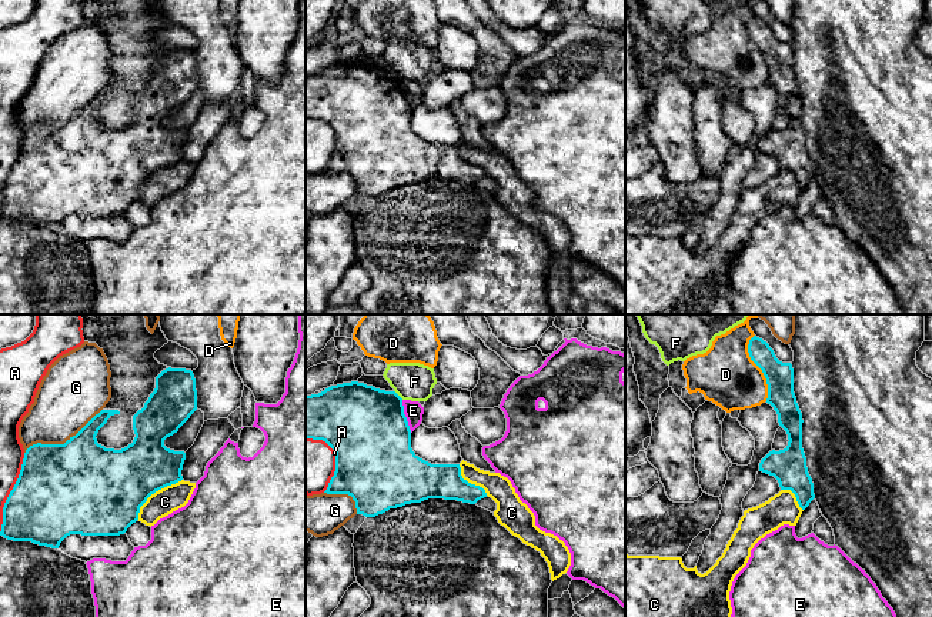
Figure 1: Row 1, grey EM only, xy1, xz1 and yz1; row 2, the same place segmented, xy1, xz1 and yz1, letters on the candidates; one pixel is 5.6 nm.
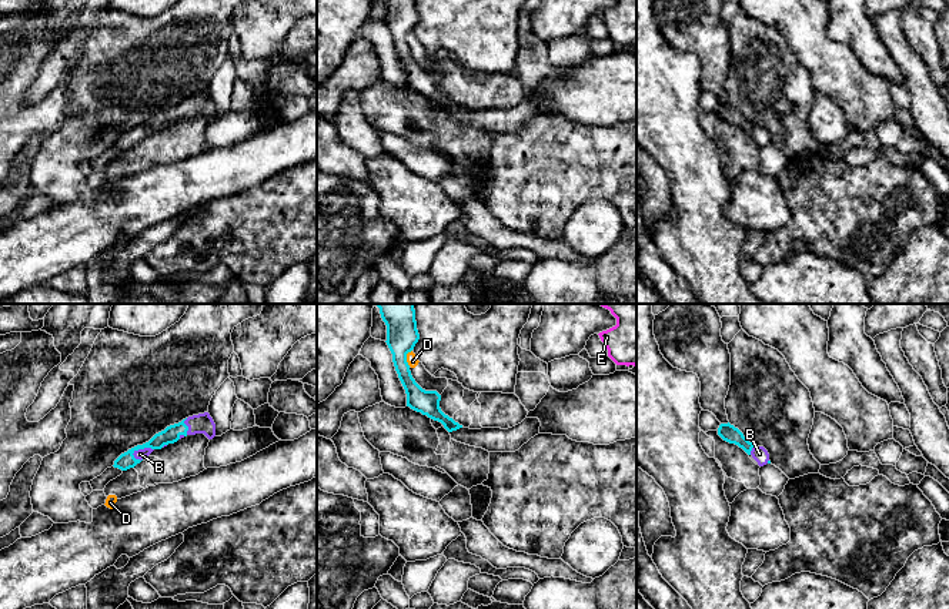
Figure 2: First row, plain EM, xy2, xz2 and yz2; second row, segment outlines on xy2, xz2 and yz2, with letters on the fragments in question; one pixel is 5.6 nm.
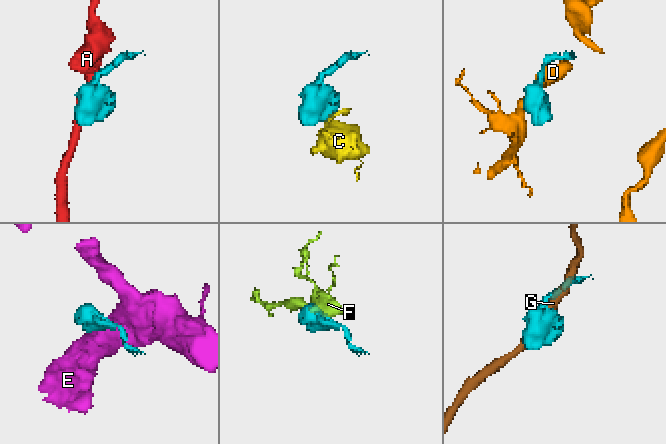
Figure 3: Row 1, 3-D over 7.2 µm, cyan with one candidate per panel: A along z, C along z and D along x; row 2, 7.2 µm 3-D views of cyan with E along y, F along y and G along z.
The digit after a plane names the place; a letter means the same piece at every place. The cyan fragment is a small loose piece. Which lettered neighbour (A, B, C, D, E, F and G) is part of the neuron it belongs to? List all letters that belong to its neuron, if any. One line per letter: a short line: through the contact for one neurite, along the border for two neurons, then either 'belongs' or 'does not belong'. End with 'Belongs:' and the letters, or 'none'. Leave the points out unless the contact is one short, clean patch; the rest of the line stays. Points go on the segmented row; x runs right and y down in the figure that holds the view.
A: does not belong
B: belongs
C: xy1 (181, 479), (156, 490), (140, 507), (137, 519) | does not belong
D: does not belong
E: xz1 (401, 400), (411, 432) | does not belong
F: does not belong
G: does not belong
Belongs: B

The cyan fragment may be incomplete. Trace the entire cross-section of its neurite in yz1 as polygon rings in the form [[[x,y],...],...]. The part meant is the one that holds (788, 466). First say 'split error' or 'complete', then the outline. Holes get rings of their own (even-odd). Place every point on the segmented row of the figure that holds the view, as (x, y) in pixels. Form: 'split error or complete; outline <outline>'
complete; outline [[[756,336],[749,340],[748,353],[766,378],[766,403],[776,411],[778,423],[789,440],[784,450],[772,450],[761,460],[759,471],[774,476],[781,490],[791,490],[805,510],[815,494],[802,448],[804,420],[794,393],[792,364],[779,361],[769,344]]]

